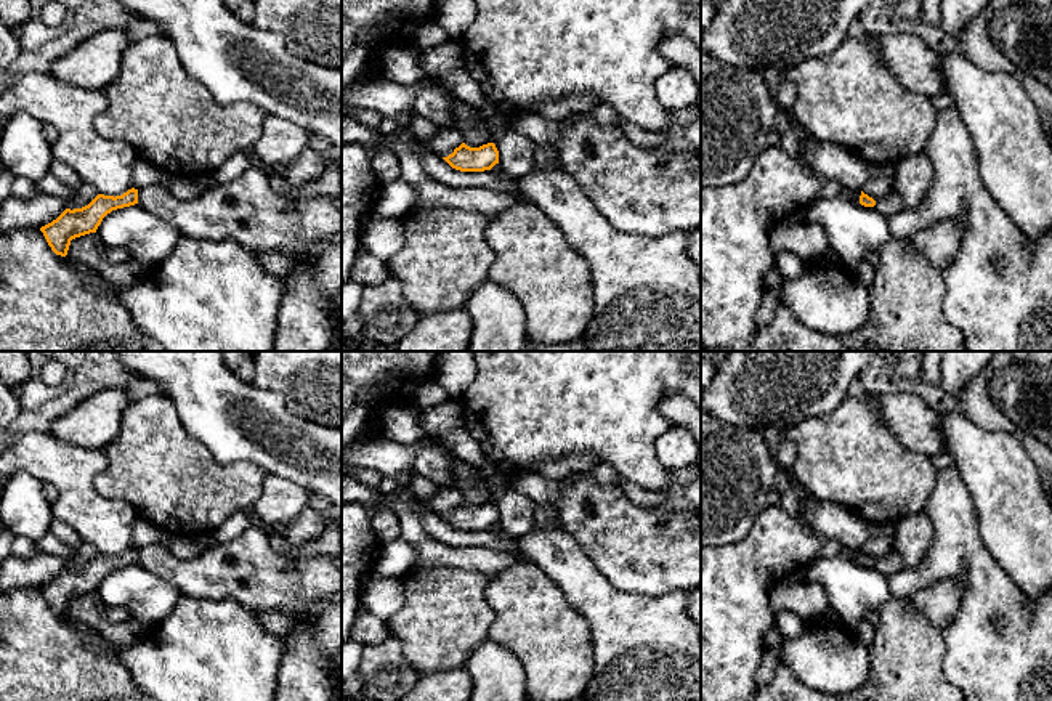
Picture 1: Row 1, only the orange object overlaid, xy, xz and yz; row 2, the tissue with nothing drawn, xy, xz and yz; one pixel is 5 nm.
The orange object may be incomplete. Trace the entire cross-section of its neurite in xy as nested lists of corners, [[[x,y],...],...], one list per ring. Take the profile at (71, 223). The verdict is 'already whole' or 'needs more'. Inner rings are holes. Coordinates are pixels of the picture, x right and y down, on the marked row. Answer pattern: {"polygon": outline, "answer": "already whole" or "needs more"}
{"polygon": [[[132,188],[122,196],[98,194],[82,209],[66,209],[56,220],[40,228],[56,255],[66,257],[71,241],[96,233],[103,218],[112,210],[138,204],[138,189]]], "answer": "already whole"}

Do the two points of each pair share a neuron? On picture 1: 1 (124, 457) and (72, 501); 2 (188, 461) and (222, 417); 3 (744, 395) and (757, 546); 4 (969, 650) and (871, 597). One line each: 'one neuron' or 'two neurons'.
1: two neurons
2: two neurons
3: two neurons
4: two neurons

